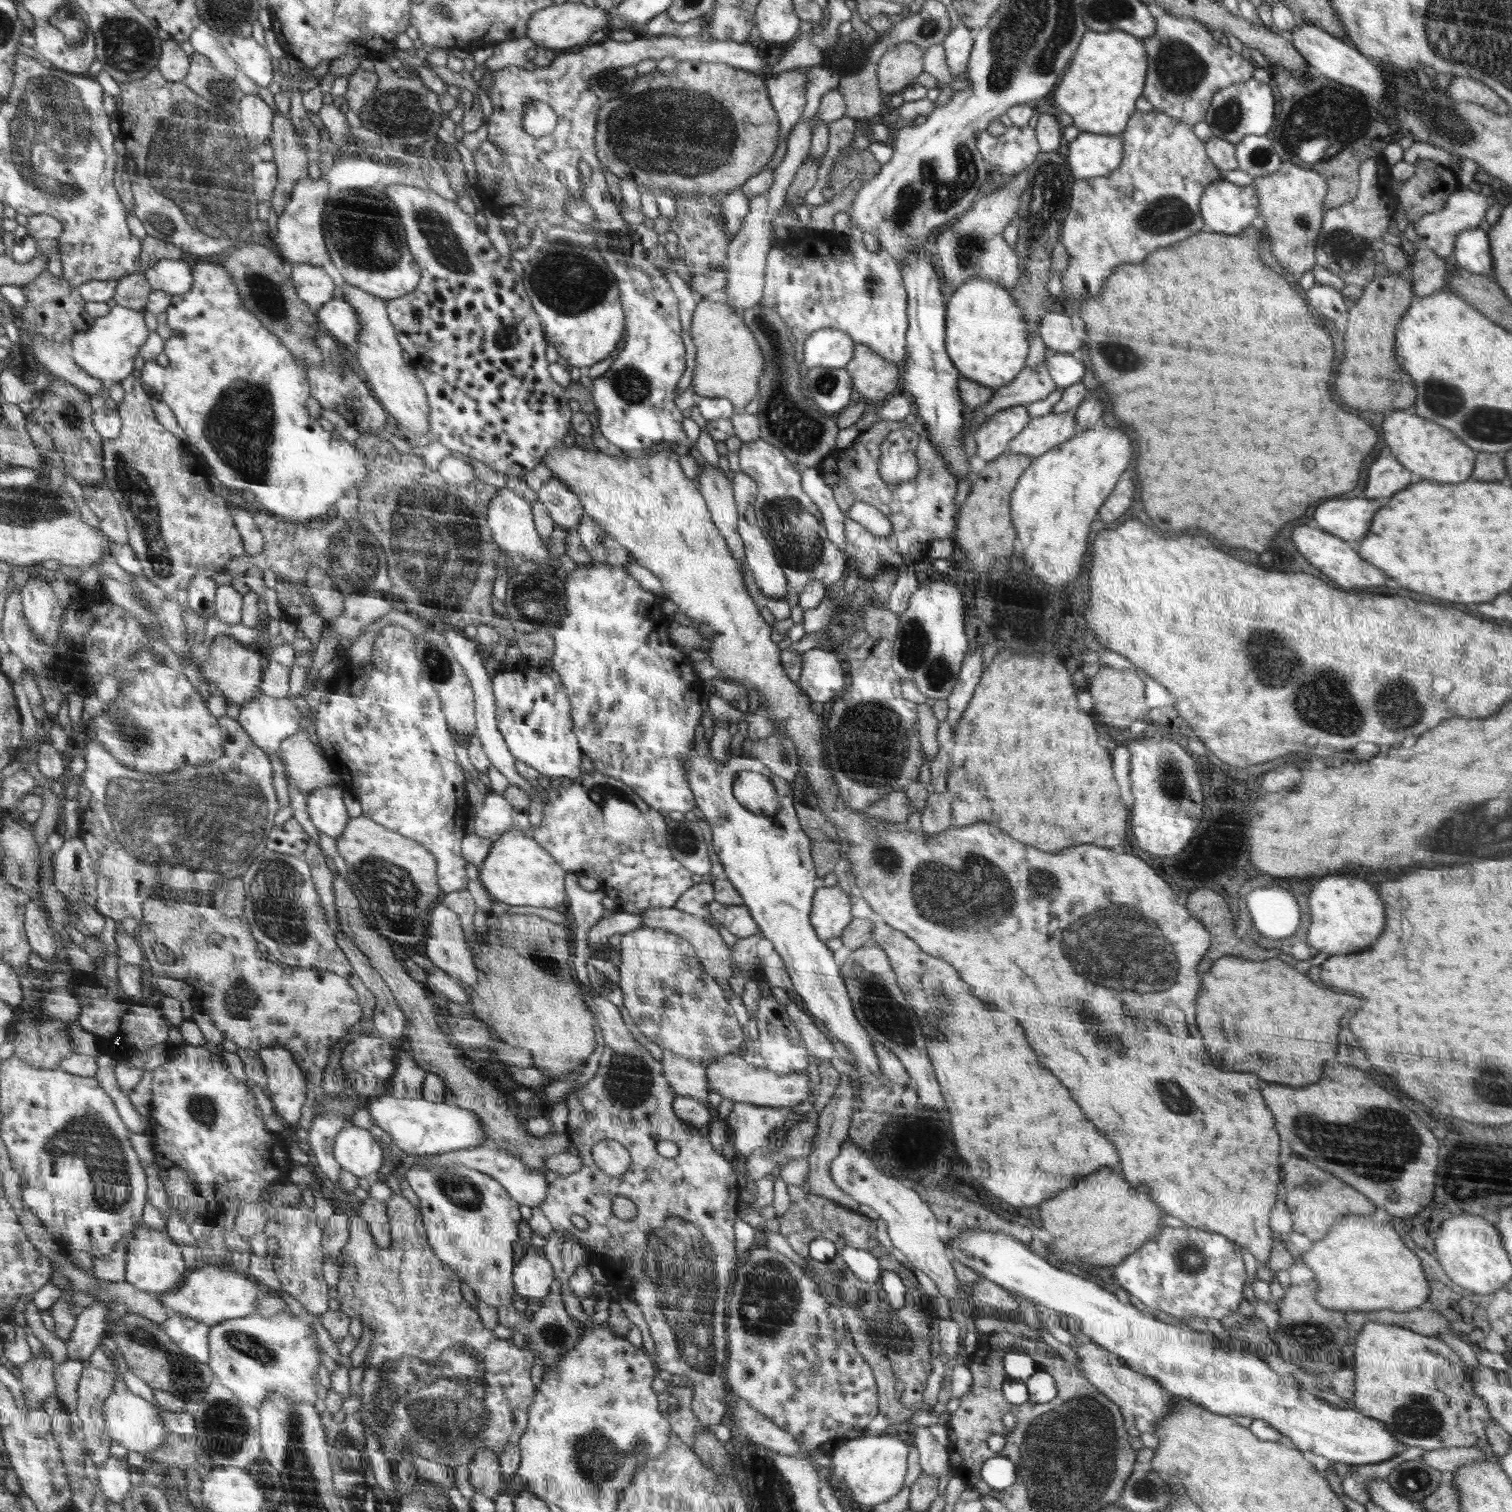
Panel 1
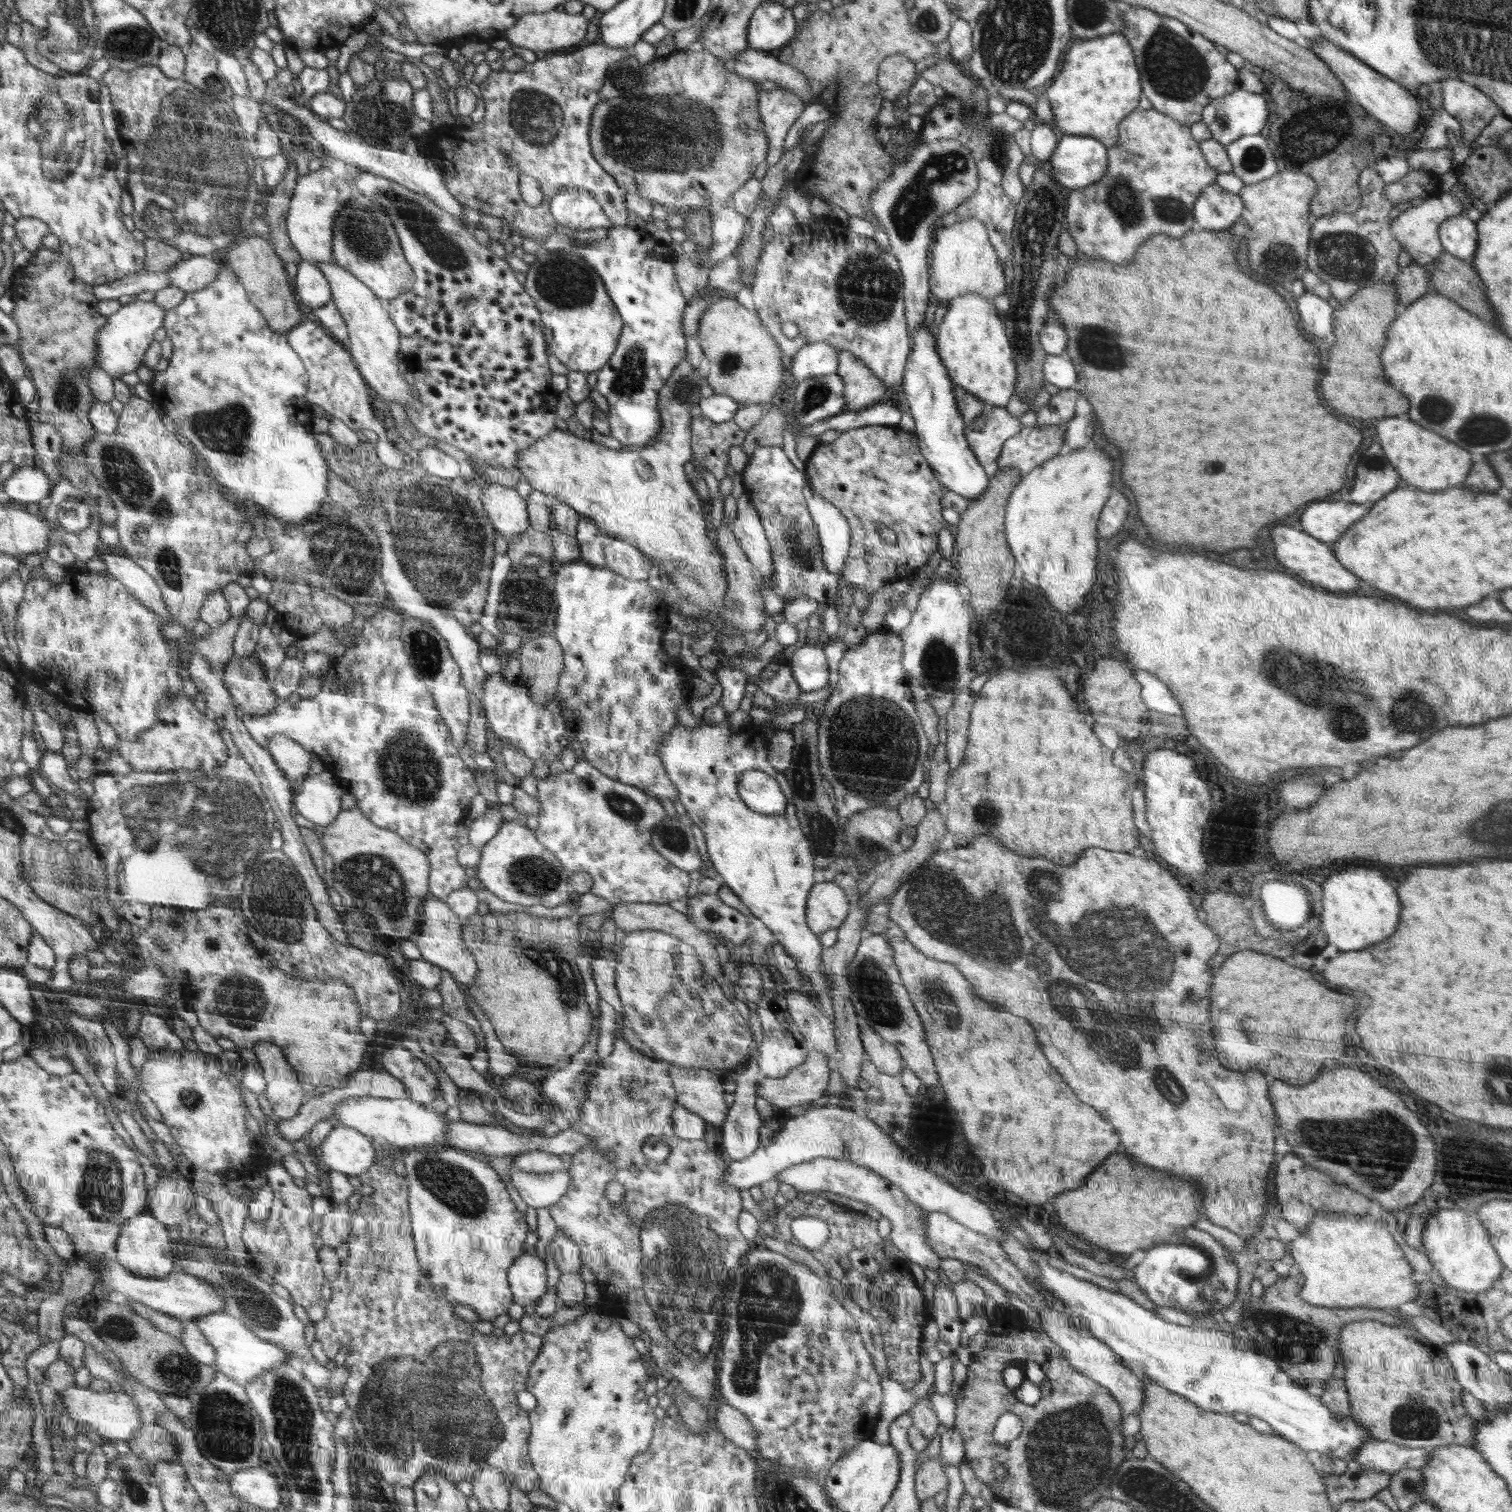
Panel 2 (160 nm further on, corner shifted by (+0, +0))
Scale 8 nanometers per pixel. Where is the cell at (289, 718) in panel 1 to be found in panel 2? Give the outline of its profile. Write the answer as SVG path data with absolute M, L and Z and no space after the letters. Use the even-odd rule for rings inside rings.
M385 606L372 619L368 618L368 620L362 624L364 628L355 634L355 645L347 647L344 655L340 658L333 659L327 674L323 678L323 680L326 680L326 688L322 688L320 693L322 696L314 696L313 699L300 699L297 703L291 703L288 699L277 699L276 708L270 714L266 716L244 715L242 720L250 736L264 748L274 735L284 733L288 738L301 744L302 748L319 755L319 758L324 763L325 770L343 780L344 784L348 787L348 791L356 798L357 807L369 817L369 820L372 821L374 825L398 833L398 836L404 837L410 844L416 845L425 853L430 864L429 884L433 896L445 901L451 892L464 888L466 882L468 882L462 864L456 862L456 850L460 848L458 842L456 842L456 830L458 830L458 824L460 824L460 822L464 820L464 816L468 814L470 802L472 802L472 798L478 794L478 786L476 786L476 782L474 782L472 772L470 772L466 766L462 766L462 760L460 760L460 756L458 756L458 750L456 750L456 746L452 744L453 738L450 738L450 732L448 732L449 725L442 722L442 717L436 708L435 700L432 698L432 695L430 695L430 692L428 692L428 689L426 689L424 682L422 682L422 680L418 678L418 674L414 672L414 668L410 666L410 661L404 652L404 647L400 640L400 629L404 616L400 616L400 614L396 614L396 612L399 611L393 606L392 608Z

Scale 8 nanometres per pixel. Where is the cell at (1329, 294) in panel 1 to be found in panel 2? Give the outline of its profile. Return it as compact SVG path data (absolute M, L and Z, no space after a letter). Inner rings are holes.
M1305 292L1296 298L1298 314L1300 314L1300 326L1306 334L1312 338L1326 338L1331 340L1333 335L1334 309L1324 300L1311 292Z

